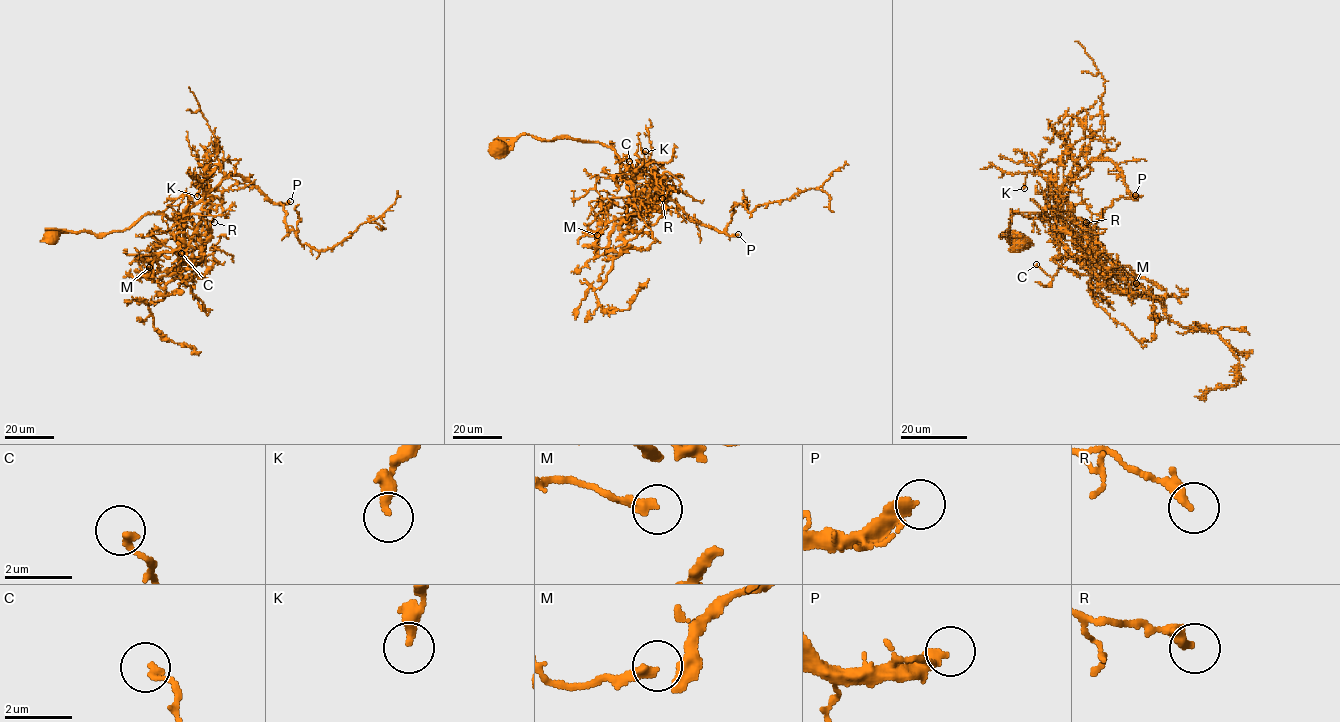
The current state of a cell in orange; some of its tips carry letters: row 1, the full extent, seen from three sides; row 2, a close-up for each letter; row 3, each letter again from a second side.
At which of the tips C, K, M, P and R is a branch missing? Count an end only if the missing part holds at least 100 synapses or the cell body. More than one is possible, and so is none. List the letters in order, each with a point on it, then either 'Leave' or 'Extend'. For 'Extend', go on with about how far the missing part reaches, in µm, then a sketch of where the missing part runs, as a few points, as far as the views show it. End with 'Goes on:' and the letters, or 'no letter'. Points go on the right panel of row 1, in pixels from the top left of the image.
C: Place: (1036, 264). Leave
K: Place: (1024, 188). Leave
M: Place: (1136, 283). Leave
P: Place: (1135, 195). Extend. Missing length about 100 µm. Course of what is missing: (1135, 195), (1123, 180), (1123, 163), (1113, 145), (1087, 118), (1069, 114), (1060, 118), (1046, 139), (1059, 190)
R: Place: (1086, 222). Leave
Goes on: P

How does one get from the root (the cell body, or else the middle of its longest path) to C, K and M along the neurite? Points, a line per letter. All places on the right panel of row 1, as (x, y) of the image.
C: (1020, 244), (1001, 236), (1010, 238), (1011, 211), (1061, 214), (1061, 267), (1051, 276), (1036, 264)
K: (1020, 244), (1020, 235), (1001, 236), (1010, 238), (1011, 211), (1061, 212), (1040, 175), (1029, 172), (1024, 188)
M: (1020, 244), (1001, 236), (1010, 238), (1011, 211), (1065, 212), (1088, 265), (1101, 275), (1128, 266), (1136, 283)

